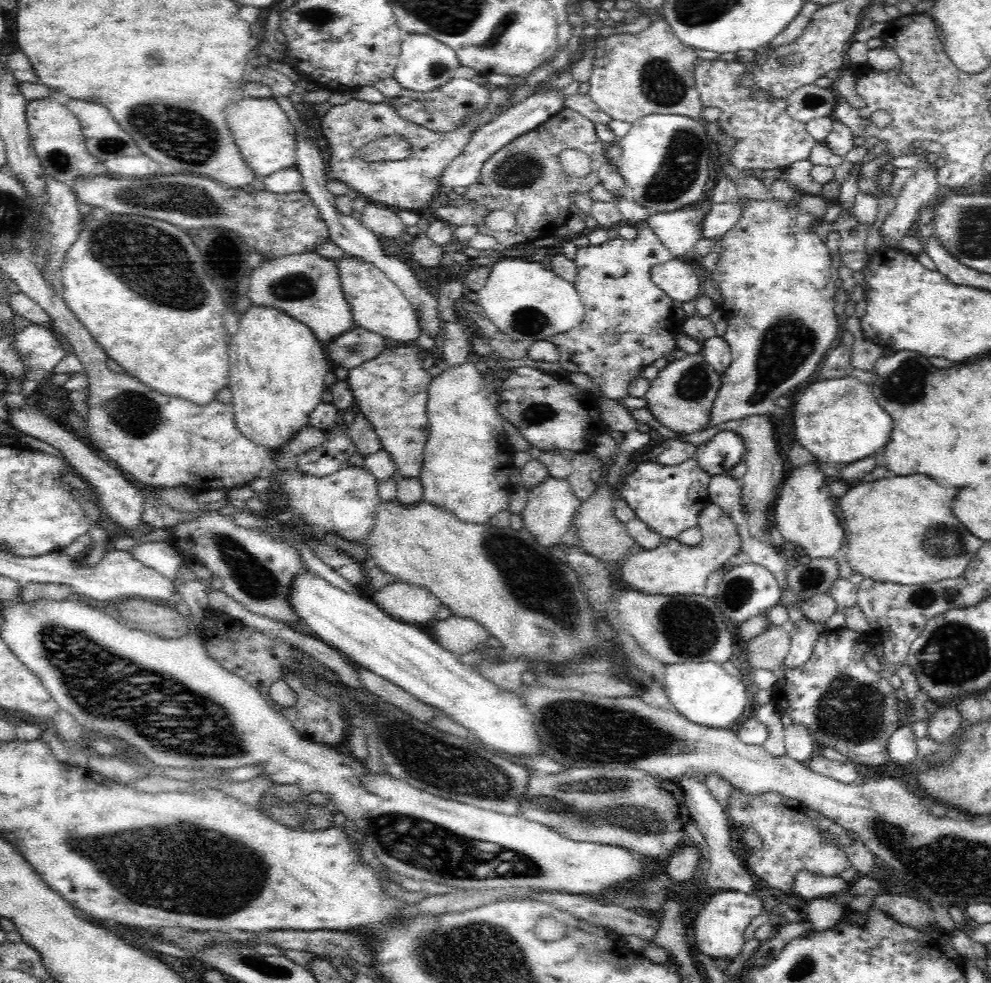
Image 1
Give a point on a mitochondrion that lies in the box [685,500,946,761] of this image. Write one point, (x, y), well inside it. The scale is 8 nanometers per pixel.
(850, 710)

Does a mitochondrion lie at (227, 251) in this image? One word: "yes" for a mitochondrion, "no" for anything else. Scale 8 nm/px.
no

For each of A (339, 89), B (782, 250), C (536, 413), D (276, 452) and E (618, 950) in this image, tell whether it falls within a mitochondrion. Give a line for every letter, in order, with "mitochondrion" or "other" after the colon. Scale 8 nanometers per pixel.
A: other
B: other
C: mitochondrion
D: other
E: other

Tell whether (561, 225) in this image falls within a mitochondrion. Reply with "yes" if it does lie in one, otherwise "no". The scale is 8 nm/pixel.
no

